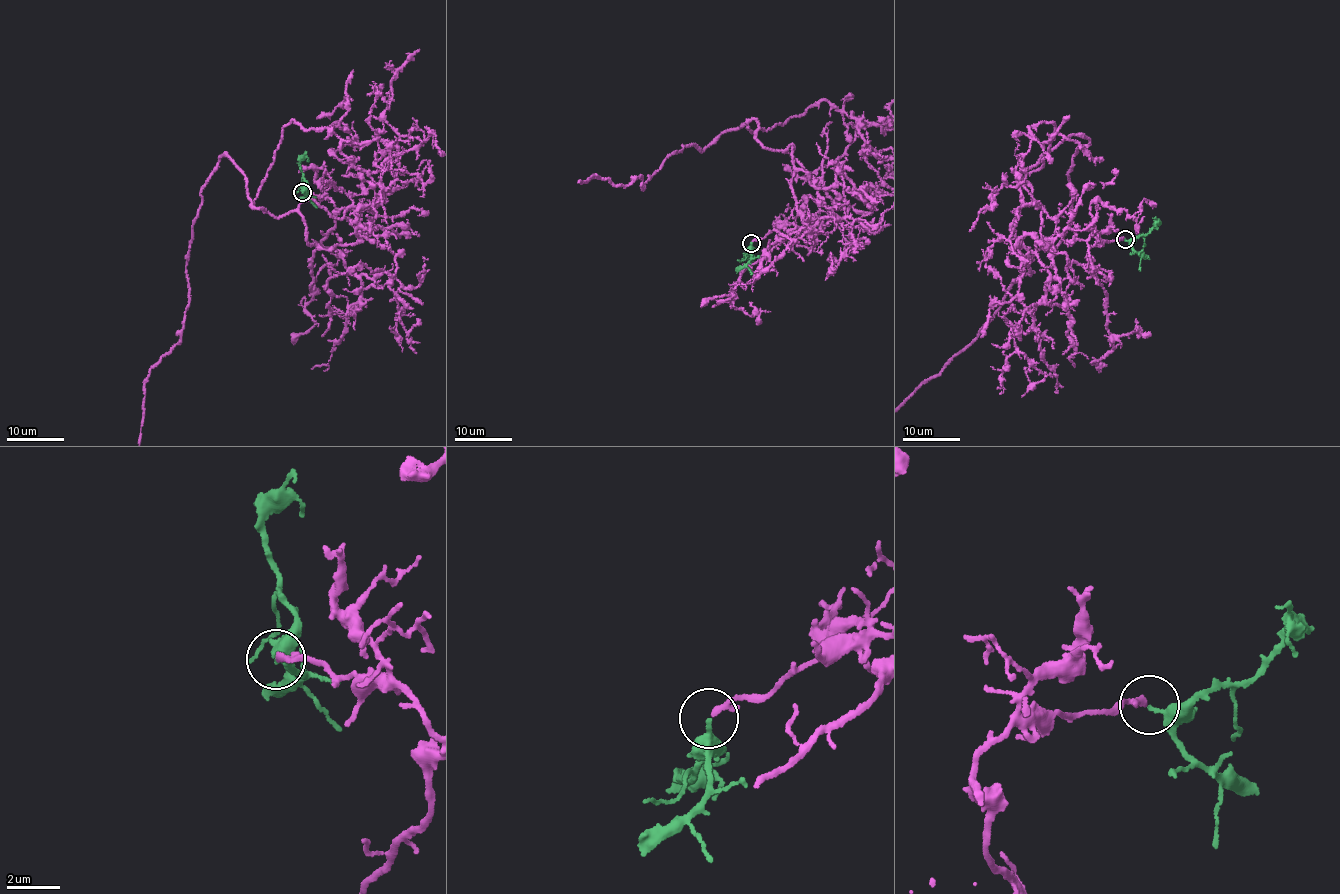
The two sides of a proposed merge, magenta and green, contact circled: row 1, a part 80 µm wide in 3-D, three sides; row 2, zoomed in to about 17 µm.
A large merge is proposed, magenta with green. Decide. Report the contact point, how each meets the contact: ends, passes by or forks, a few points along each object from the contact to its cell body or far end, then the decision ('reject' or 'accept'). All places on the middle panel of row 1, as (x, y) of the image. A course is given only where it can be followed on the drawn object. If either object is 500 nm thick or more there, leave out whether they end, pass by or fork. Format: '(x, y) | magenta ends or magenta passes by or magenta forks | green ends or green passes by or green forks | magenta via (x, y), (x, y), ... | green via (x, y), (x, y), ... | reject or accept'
(751, 243) | magenta ends | green ends | green via (751, 242), (753, 250), (745, 255), (753, 255), (751, 261) | accept

